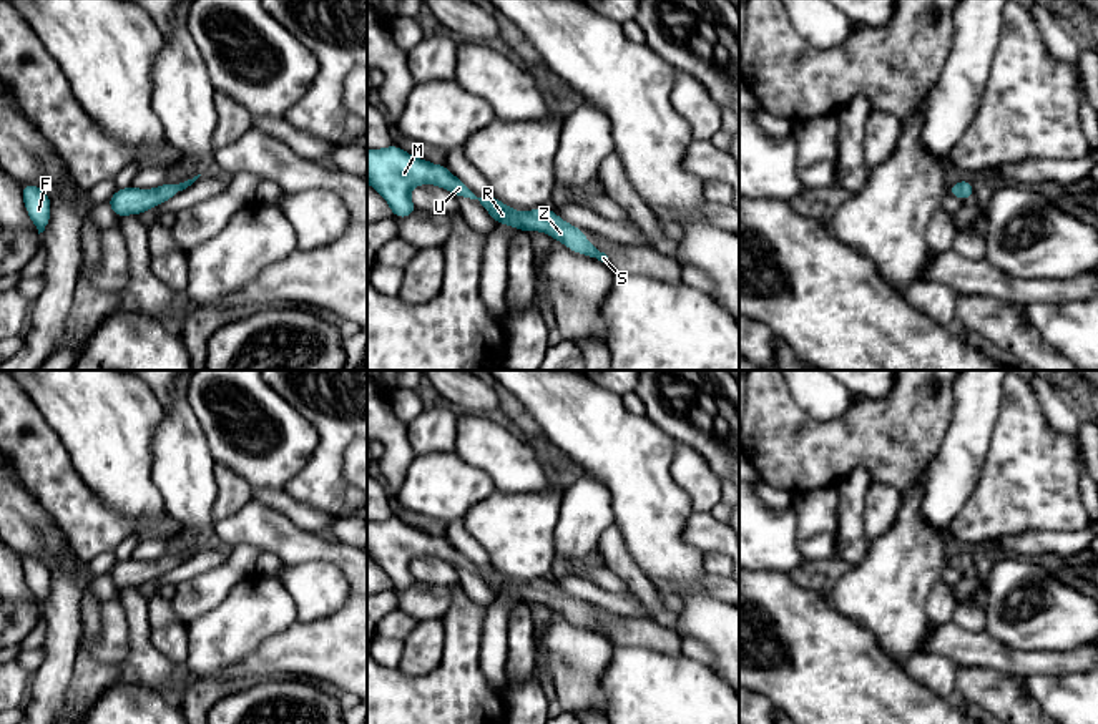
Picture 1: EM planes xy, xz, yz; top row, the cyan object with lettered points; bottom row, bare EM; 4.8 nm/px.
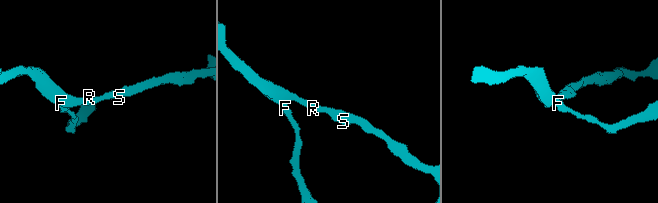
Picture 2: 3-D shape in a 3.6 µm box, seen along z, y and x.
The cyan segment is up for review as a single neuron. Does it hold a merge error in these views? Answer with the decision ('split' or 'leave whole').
leave whole

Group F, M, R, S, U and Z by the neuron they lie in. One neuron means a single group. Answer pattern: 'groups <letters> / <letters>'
groups F M R S U Z

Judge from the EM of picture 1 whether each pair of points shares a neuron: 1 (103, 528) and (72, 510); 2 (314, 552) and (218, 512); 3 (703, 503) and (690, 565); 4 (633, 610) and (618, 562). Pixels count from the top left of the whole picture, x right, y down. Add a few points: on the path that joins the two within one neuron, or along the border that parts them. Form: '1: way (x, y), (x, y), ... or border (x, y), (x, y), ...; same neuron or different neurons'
1: way (95, 528), (80, 517); same neuron
2: border (253, 497), (215, 523); different neurons
3: border (671, 477), (688, 495), (693, 510); different neurons
4: border (633, 595), (653, 620); different neurons

